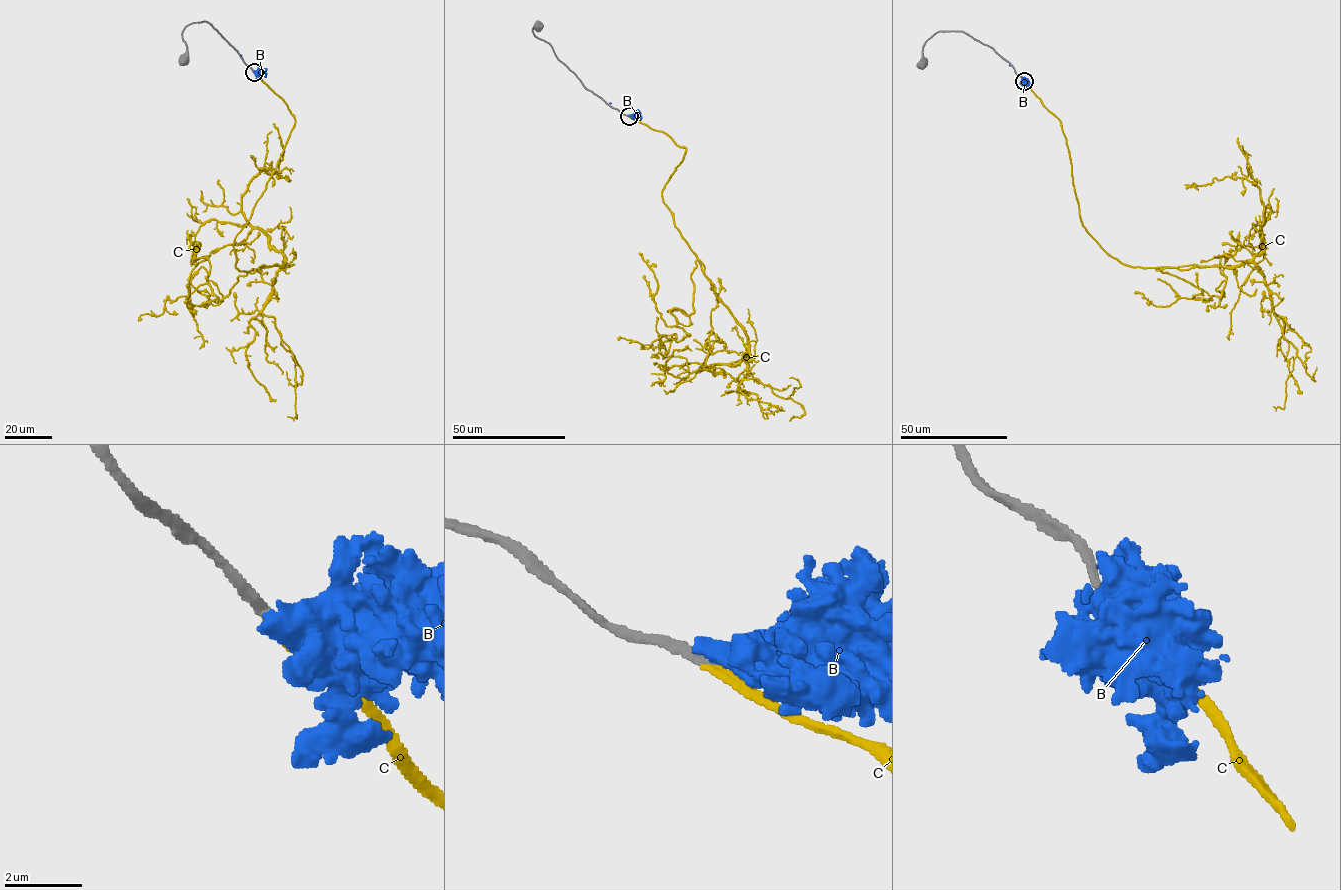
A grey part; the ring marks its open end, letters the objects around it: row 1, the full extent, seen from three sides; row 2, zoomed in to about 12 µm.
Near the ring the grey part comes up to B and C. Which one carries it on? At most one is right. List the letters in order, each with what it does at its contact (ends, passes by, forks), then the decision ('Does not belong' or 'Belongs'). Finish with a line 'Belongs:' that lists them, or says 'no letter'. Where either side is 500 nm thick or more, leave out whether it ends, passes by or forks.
B: Does not belong
C: It ends there. Belongs
Belongs: C

